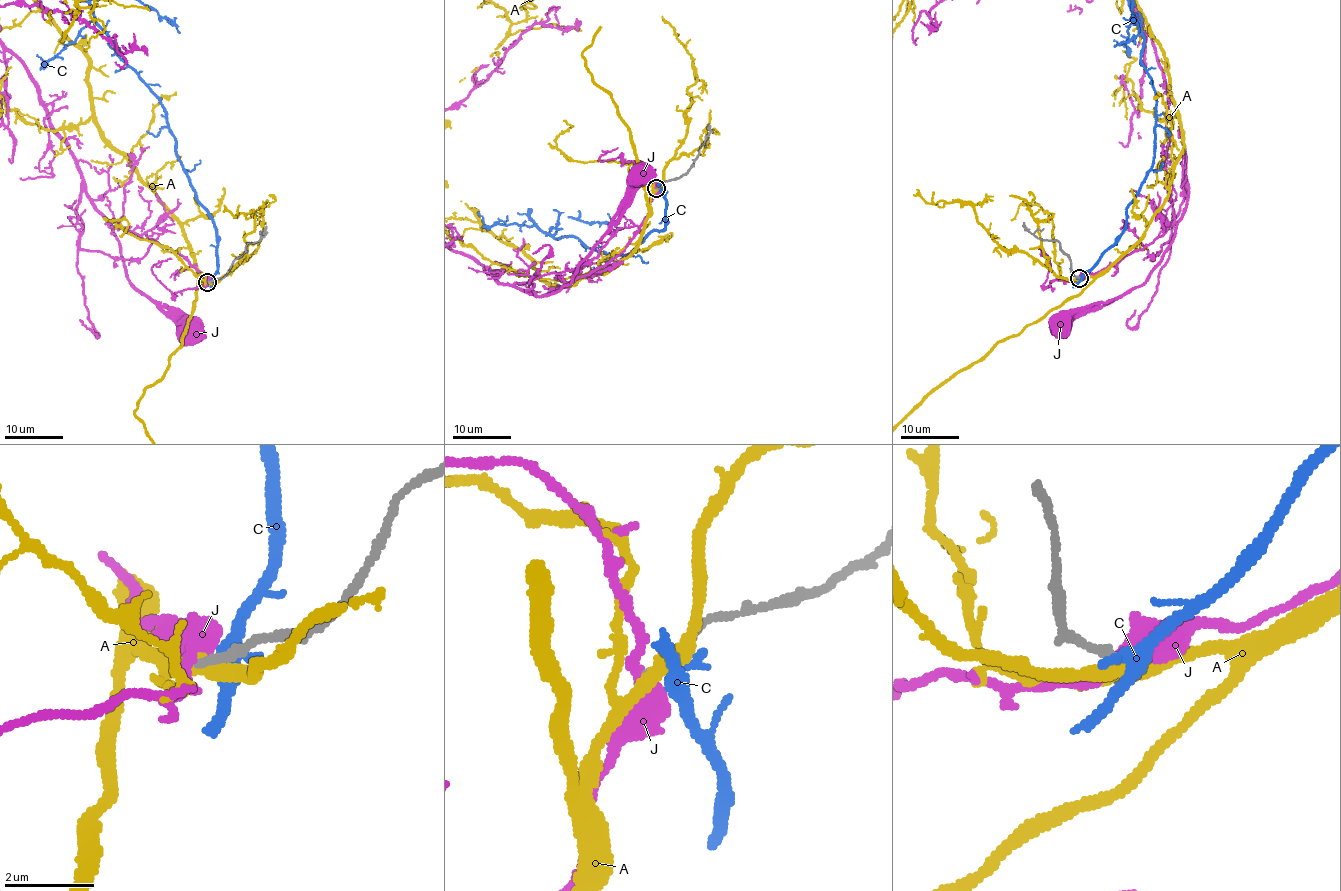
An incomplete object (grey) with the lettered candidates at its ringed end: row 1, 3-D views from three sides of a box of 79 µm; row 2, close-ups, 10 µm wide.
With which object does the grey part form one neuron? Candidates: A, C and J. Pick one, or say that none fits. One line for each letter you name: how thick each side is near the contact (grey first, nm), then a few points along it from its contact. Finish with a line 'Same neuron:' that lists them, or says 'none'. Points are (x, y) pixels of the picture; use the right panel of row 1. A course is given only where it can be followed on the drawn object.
Same neuron: none

